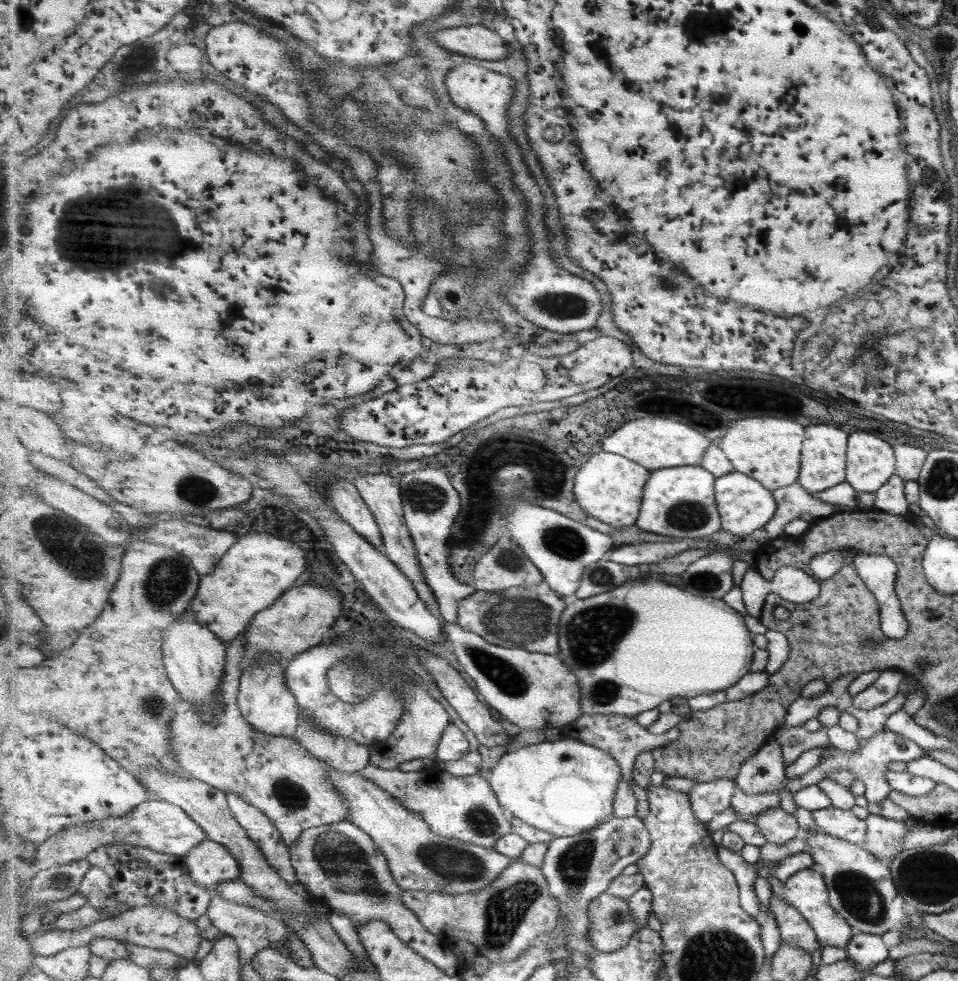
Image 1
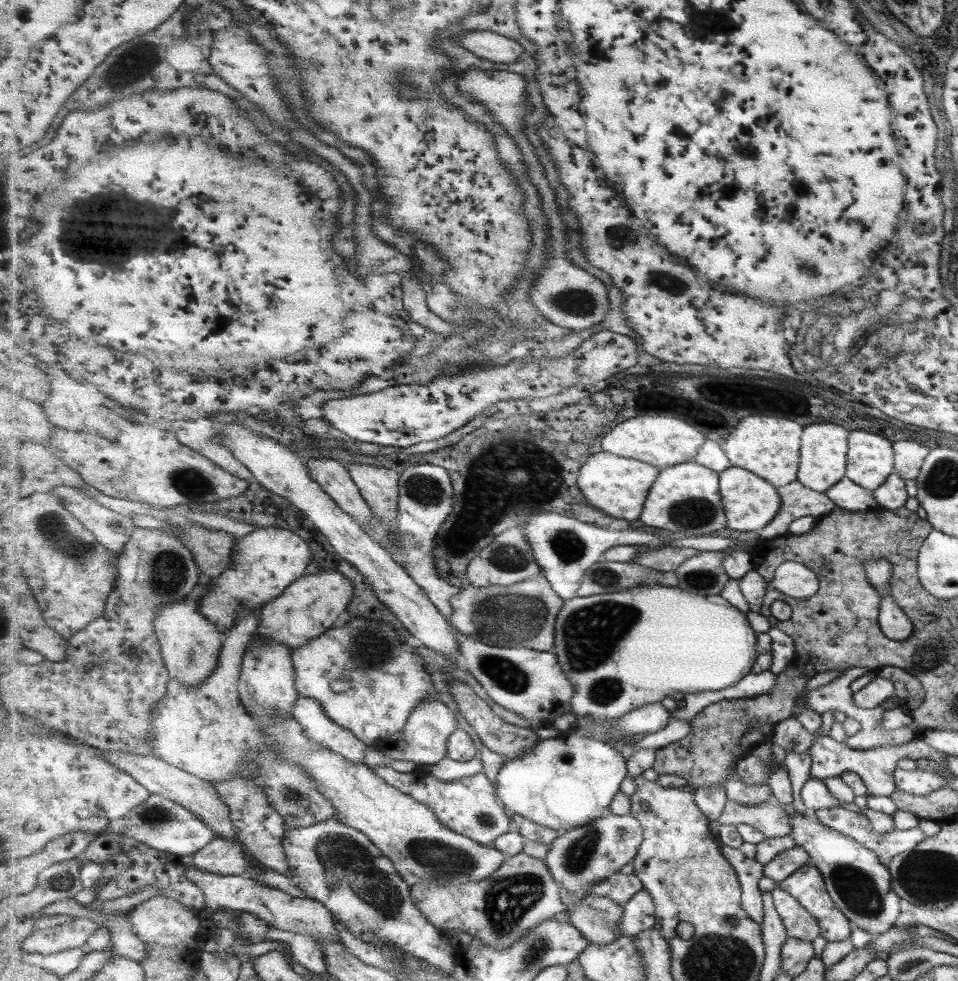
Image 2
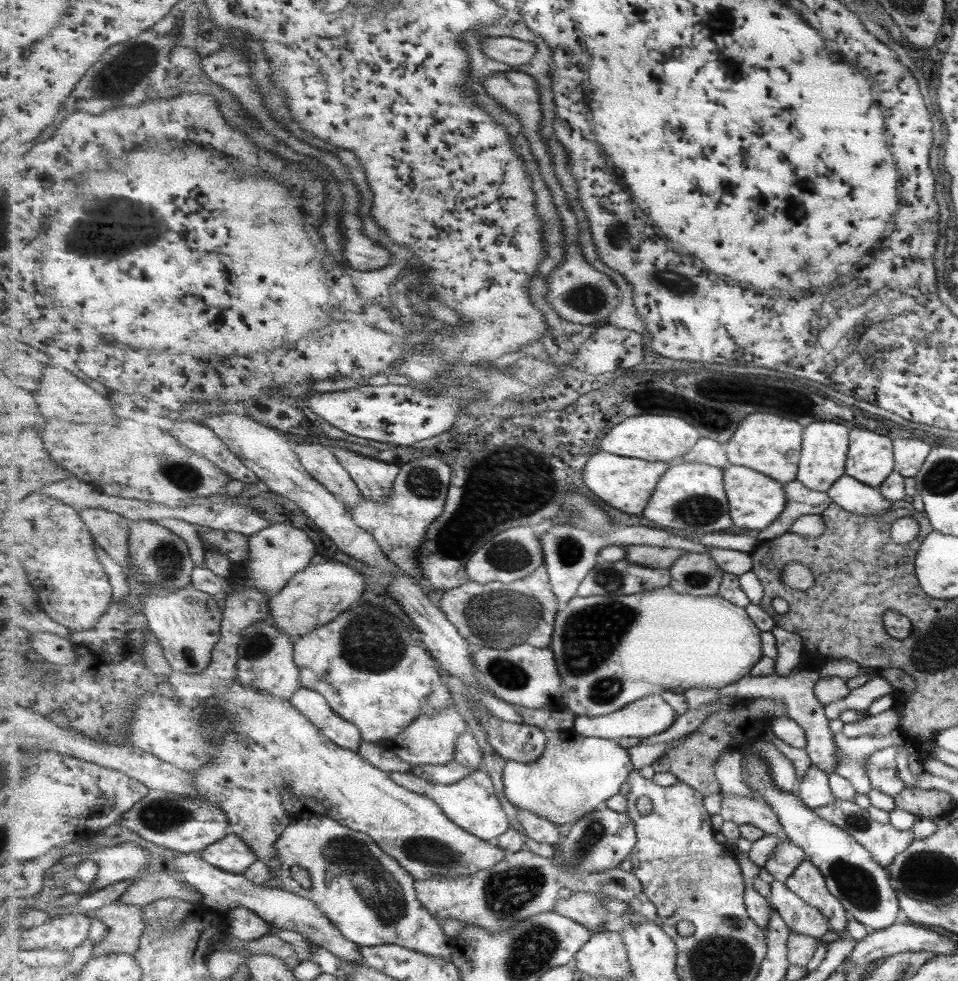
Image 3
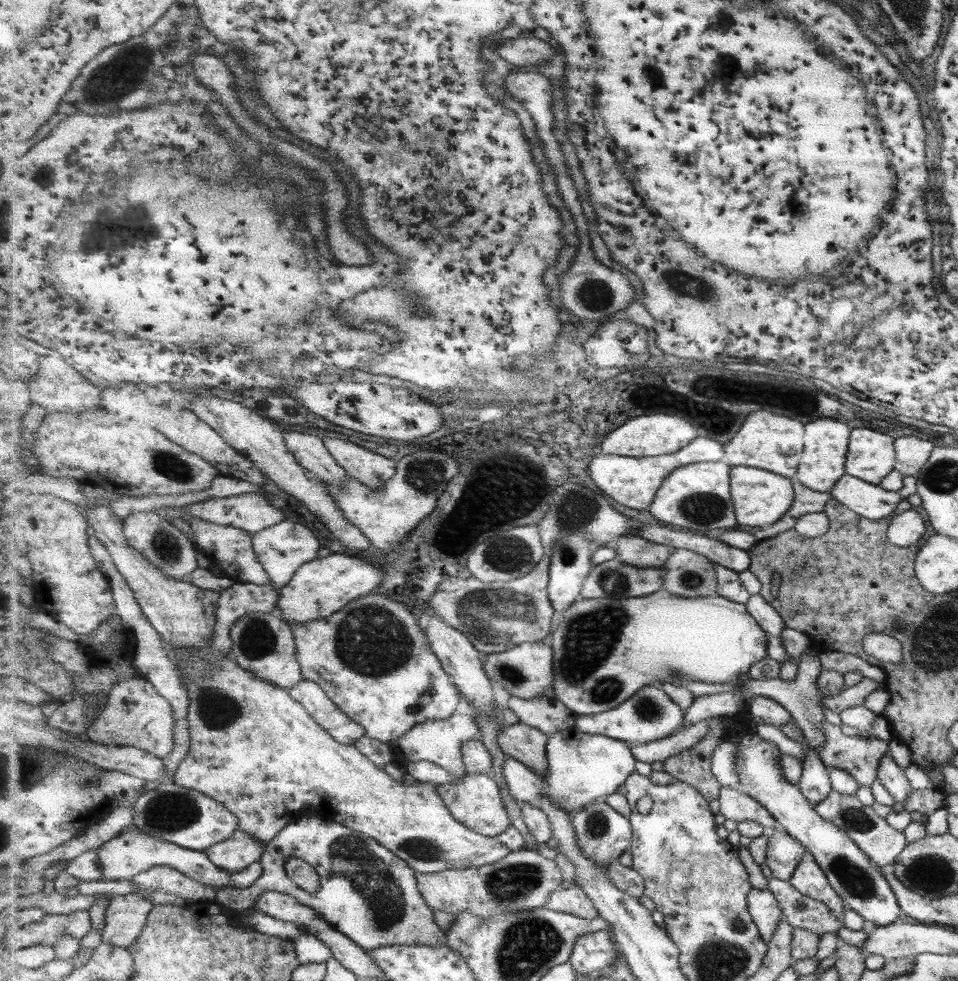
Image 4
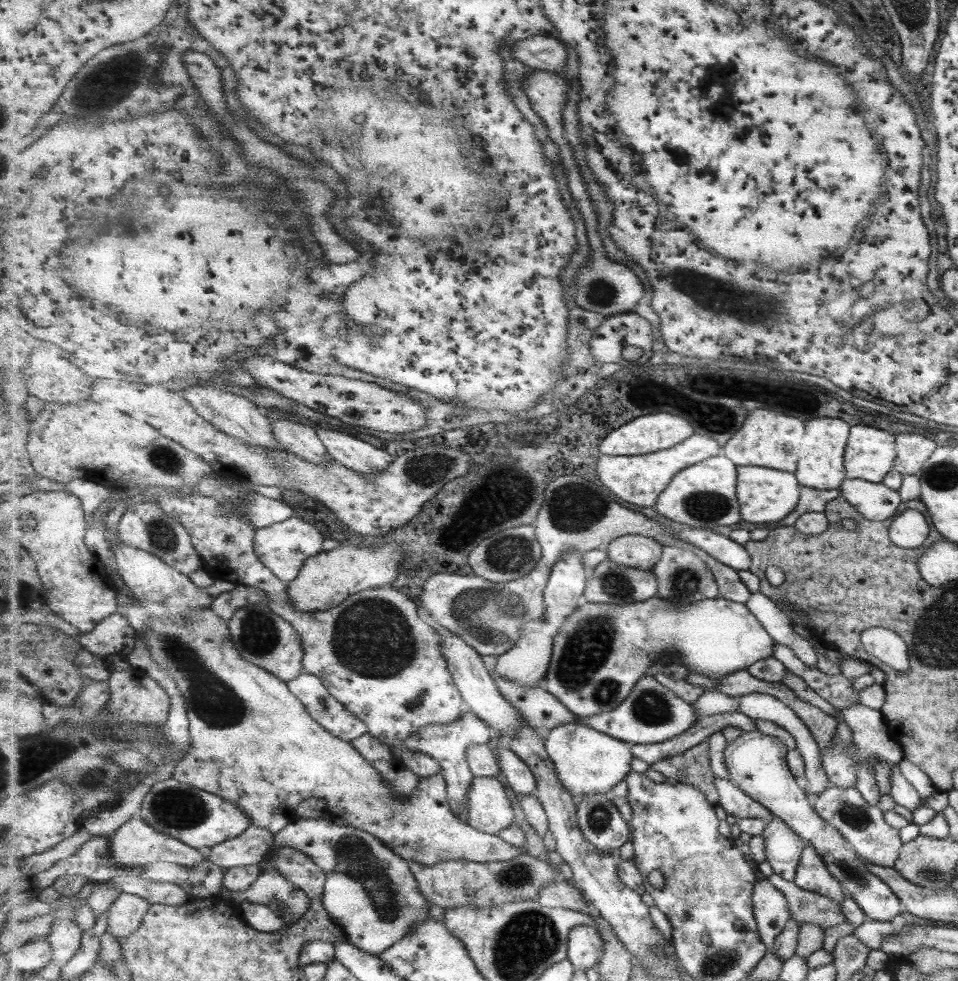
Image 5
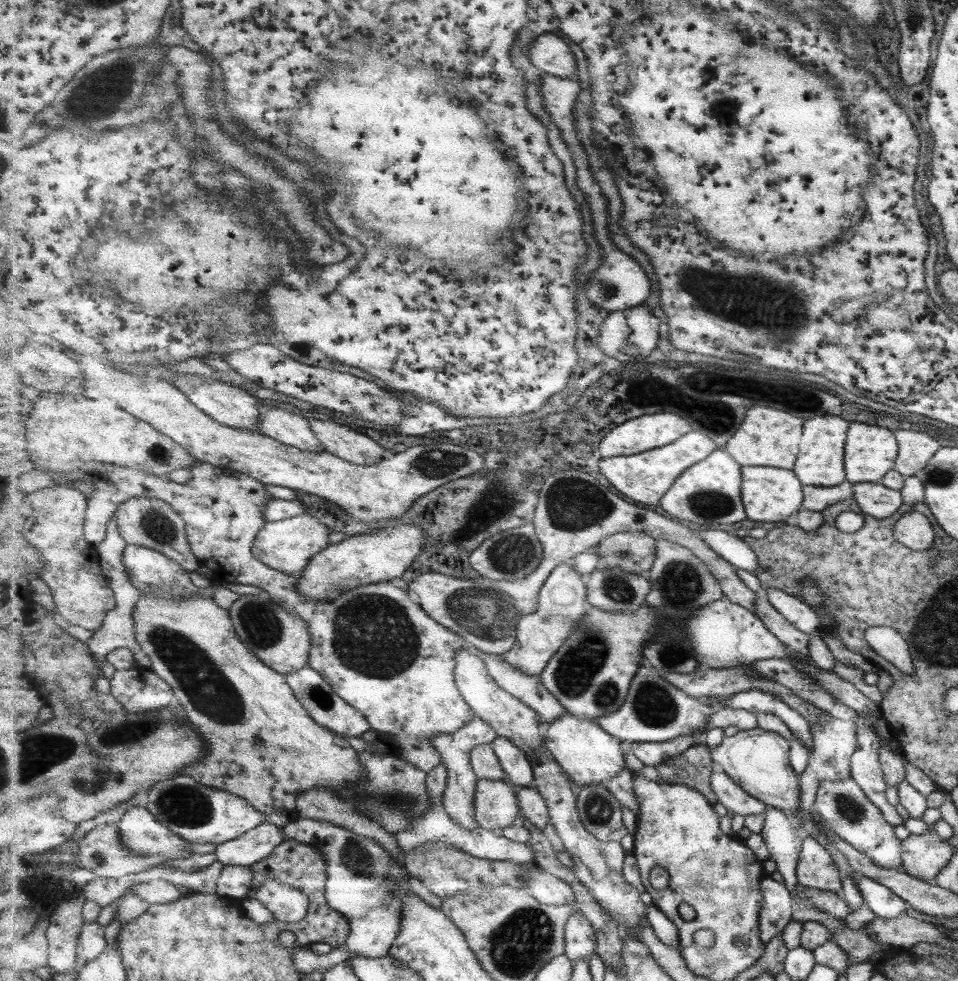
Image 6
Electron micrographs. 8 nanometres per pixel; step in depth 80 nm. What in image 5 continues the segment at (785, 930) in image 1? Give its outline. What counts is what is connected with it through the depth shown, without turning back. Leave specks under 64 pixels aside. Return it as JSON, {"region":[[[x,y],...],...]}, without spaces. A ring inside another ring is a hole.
{"region":[[[777,874],[767,879],[787,897],[792,918],[800,925],[815,924],[824,930],[845,922],[841,906],[835,904],[834,900],[817,892],[807,892],[806,889],[799,888],[795,881],[787,882]]]}

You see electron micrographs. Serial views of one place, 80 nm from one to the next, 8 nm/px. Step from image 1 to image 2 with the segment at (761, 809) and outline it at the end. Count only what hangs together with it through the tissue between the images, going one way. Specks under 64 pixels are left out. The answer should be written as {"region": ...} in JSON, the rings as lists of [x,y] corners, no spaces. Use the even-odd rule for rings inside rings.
{"region":[[[736,766],[732,768],[730,776],[724,783],[726,786],[728,800],[735,801],[741,805],[751,806],[768,802],[771,799],[772,788],[770,785],[751,785],[743,782],[739,776]]]}

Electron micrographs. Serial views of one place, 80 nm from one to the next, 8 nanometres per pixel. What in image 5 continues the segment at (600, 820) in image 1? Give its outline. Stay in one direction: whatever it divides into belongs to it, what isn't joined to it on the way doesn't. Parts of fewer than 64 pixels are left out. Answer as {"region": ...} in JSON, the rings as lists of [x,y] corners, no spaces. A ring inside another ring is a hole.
{"region":[[[582,719],[551,728],[544,733],[544,737],[543,745],[555,764],[557,778],[577,801],[586,795],[610,795],[611,788],[626,780],[626,776],[633,771],[631,745],[587,726]],[[500,739],[499,763],[503,774],[507,777],[507,787],[516,795],[525,797],[538,791],[538,782],[530,765],[506,744],[505,739]]]}

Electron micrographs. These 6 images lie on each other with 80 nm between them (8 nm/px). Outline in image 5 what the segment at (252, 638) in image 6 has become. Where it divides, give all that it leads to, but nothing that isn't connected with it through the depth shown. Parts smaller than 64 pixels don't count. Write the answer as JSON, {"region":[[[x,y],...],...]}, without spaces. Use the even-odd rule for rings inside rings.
{"region":[[[267,599],[261,602],[261,605],[247,605],[246,608],[239,609],[228,624],[230,637],[237,644],[238,651],[245,660],[266,668],[287,683],[295,680],[305,671],[302,662],[306,651],[302,636],[294,624],[274,612]]]}

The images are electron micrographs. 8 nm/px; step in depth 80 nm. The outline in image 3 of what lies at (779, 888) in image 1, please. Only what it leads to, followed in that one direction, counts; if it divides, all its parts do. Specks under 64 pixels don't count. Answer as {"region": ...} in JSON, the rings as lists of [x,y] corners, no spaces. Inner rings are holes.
{"region":[[[803,860],[795,870],[793,876],[784,882],[793,892],[814,905],[819,912],[829,920],[830,931],[843,933],[848,922],[846,909],[842,903],[826,888],[826,883],[817,866],[810,861]]]}

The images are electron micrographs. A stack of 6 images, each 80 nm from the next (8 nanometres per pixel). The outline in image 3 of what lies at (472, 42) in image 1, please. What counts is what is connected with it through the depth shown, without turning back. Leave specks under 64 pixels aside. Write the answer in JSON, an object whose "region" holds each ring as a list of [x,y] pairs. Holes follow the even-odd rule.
{"region":[[[485,37],[481,50],[487,56],[513,67],[527,64],[537,53],[537,46],[513,37]]]}

